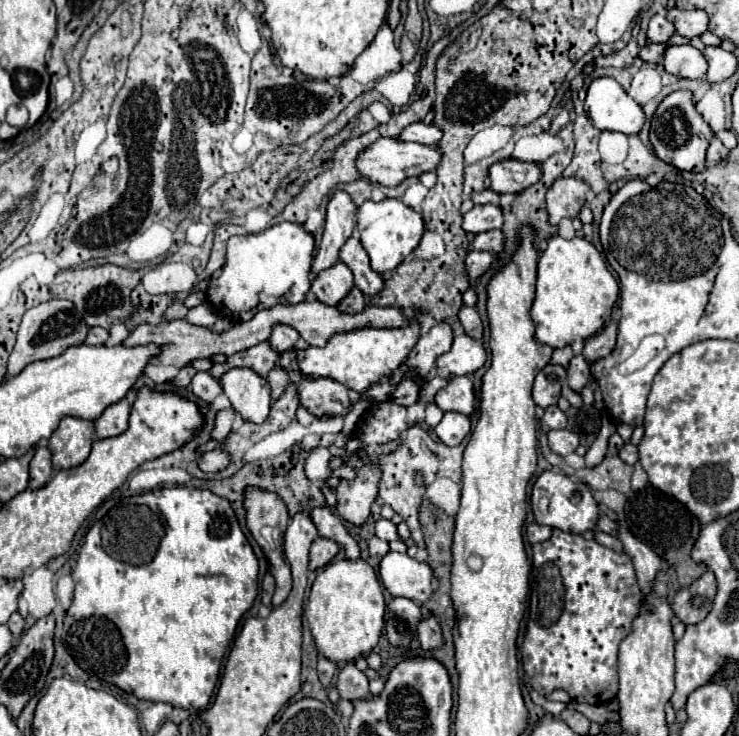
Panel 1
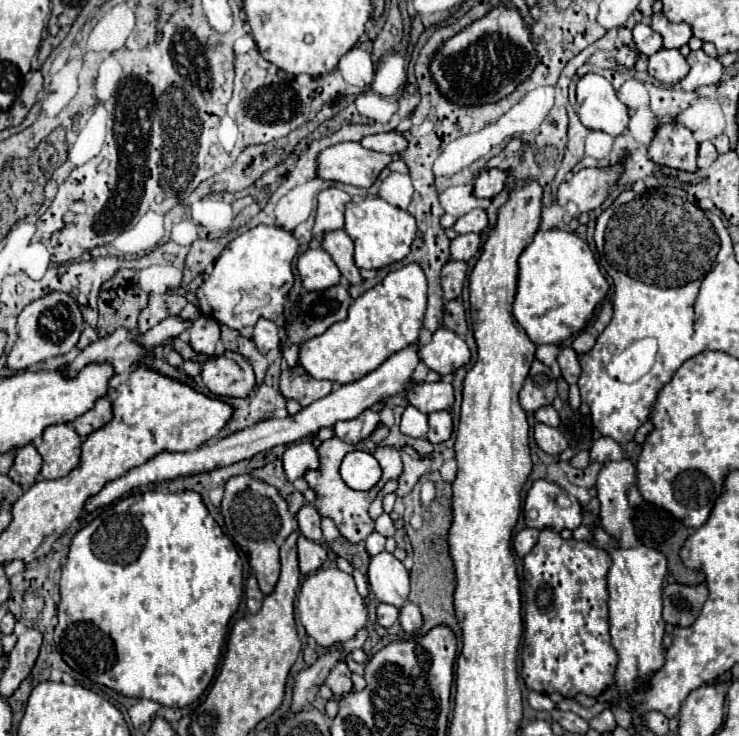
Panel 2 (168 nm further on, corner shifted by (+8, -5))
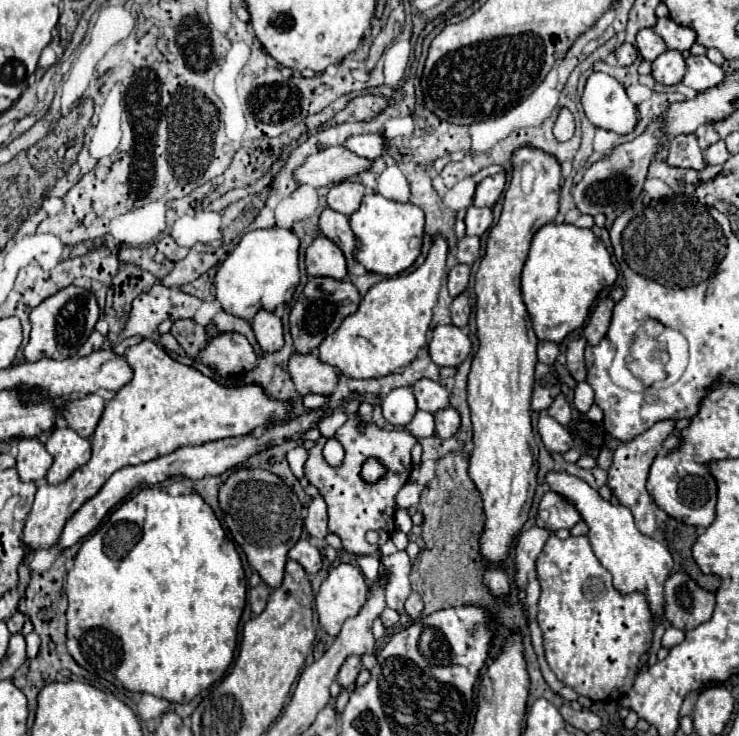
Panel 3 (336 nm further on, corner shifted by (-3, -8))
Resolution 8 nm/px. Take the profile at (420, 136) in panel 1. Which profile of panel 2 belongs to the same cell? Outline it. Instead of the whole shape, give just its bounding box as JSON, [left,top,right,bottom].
[361,132,407,154]

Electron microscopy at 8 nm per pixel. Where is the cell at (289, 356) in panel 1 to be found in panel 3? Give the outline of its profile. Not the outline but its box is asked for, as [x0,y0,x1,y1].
[290,277,360,353]

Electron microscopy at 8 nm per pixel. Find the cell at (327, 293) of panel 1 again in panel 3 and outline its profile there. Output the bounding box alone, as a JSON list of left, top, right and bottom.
[306,235,348,279]

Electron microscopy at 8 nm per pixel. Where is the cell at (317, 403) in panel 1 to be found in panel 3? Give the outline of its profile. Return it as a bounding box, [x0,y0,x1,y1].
[288,353,338,395]

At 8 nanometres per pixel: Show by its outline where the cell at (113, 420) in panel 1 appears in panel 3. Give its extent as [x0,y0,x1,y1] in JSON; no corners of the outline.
[60,395,104,437]

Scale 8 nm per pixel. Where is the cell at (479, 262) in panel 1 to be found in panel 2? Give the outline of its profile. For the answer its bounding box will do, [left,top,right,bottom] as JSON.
[441,260,467,300]

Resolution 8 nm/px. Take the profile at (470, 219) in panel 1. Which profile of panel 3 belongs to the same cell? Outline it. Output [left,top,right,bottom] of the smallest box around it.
[466,207,492,235]

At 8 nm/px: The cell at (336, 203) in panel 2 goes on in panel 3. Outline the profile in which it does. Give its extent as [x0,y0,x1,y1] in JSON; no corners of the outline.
[328,181,364,215]

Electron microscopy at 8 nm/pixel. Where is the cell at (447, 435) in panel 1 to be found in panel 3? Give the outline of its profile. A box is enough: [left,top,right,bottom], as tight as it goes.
[434,407,460,439]

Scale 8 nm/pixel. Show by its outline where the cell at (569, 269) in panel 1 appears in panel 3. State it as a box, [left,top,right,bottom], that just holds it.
[522,223,616,343]

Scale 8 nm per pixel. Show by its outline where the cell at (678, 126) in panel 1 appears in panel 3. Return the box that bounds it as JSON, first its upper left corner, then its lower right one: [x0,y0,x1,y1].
[666,135,704,169]

